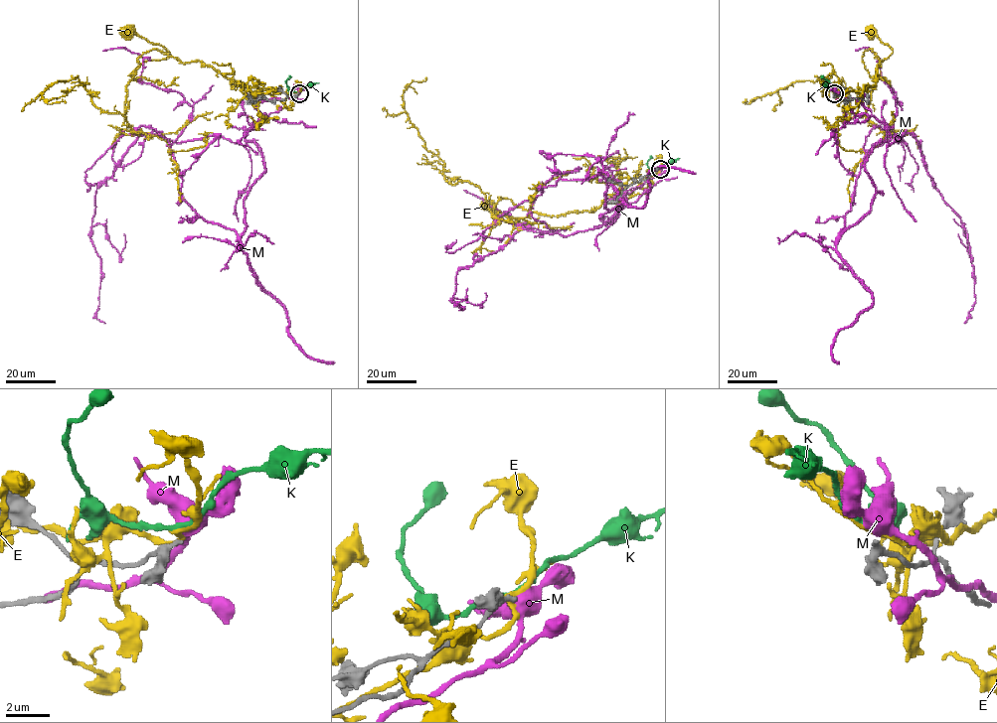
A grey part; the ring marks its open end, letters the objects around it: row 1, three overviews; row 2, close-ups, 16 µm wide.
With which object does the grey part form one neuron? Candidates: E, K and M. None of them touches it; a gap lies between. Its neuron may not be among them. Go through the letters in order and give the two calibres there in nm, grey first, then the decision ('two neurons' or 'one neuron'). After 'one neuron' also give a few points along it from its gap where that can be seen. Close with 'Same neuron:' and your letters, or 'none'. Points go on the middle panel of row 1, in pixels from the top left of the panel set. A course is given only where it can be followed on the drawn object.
E: calibres 260 and 240 nm; two neurons
K: calibres 260 and 200 nm; two neurons
M: calibres 260 and 480 nm; two neurons
Same neuron: none

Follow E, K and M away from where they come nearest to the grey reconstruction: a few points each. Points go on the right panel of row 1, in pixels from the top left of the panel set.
E: (834, 92), (875, 86), (881, 62), (863, 52), (877, 79), (892, 50), (871, 29)
K: (833, 91), (836, 91), (831, 84), (821, 75)
M: (834, 92), (891, 136), (865, 164), (872, 209), (839, 236), (863, 159), (897, 113), (877, 56), (855, 51)

